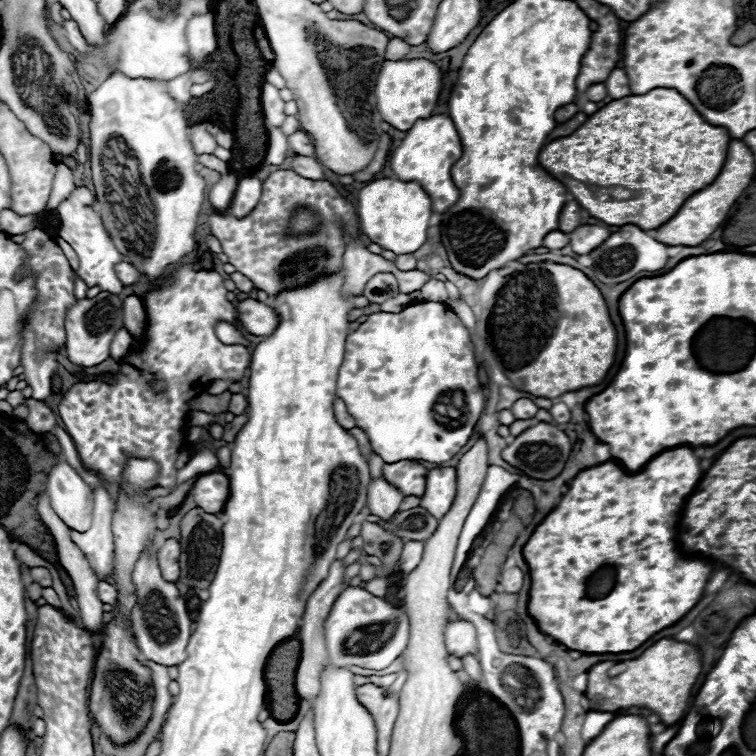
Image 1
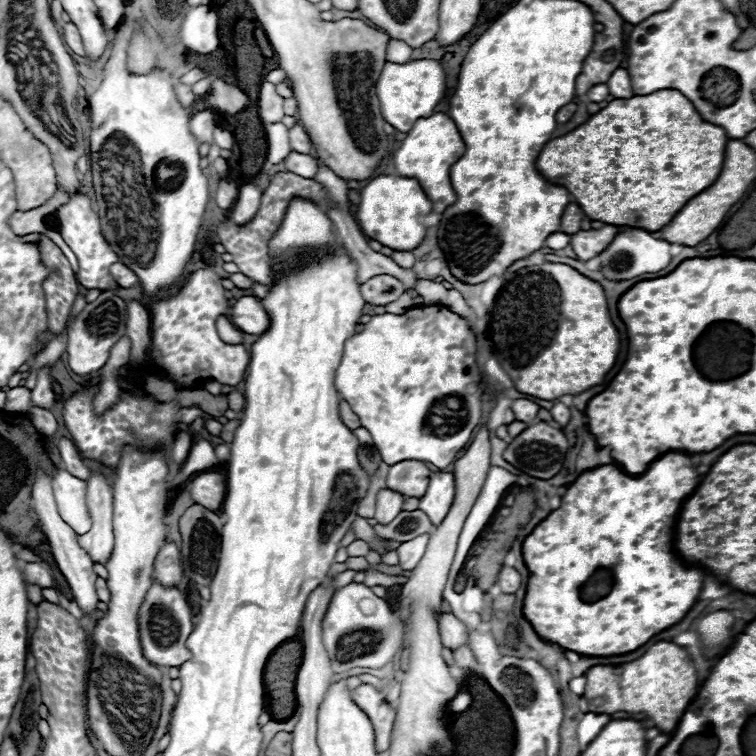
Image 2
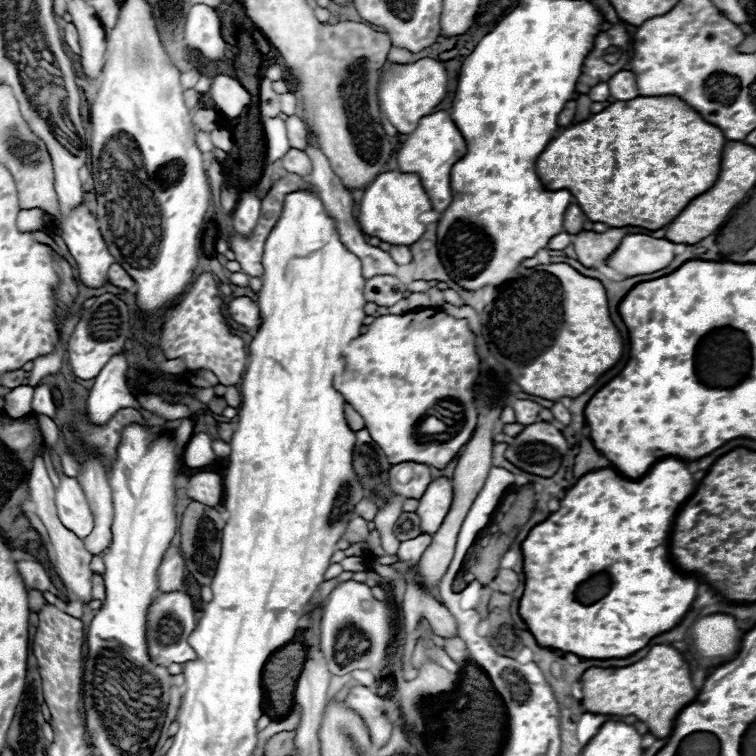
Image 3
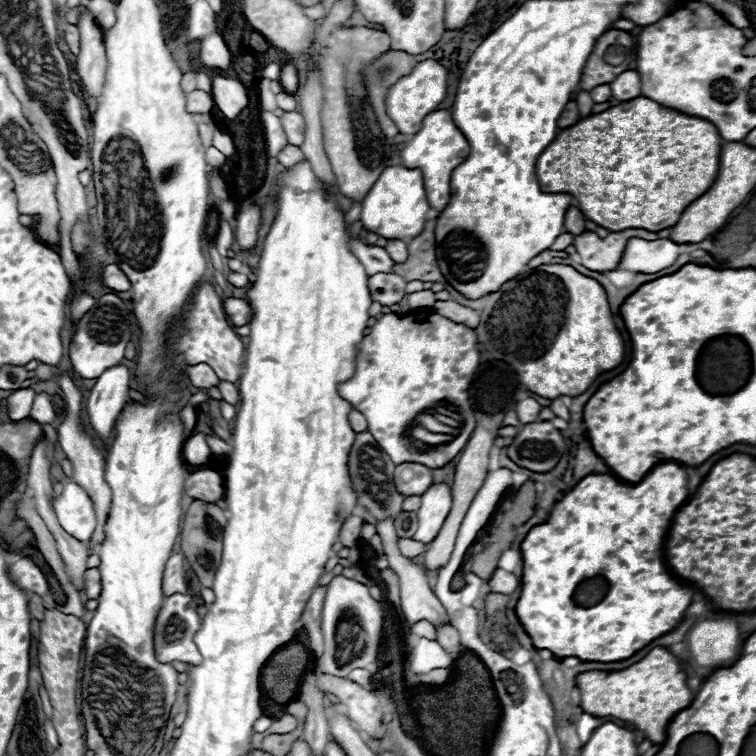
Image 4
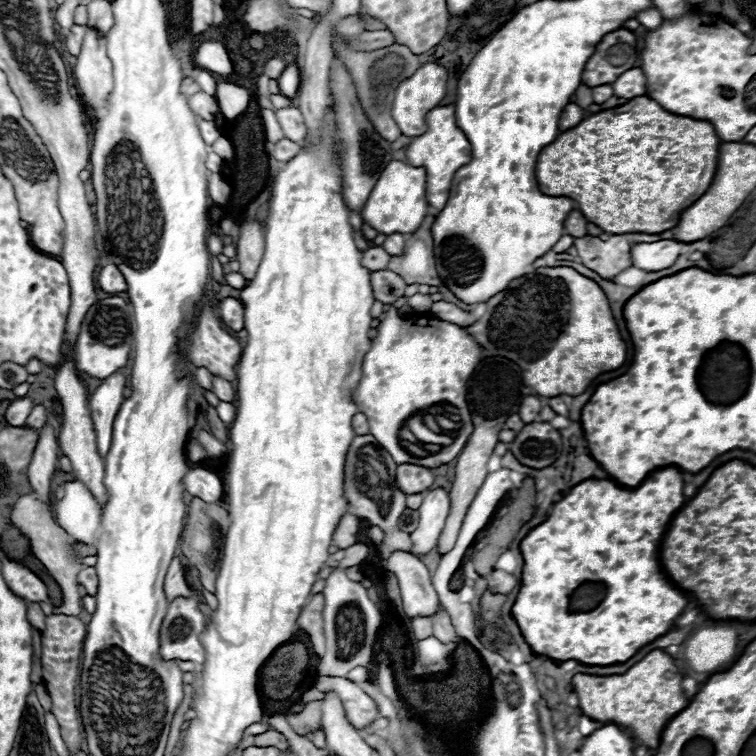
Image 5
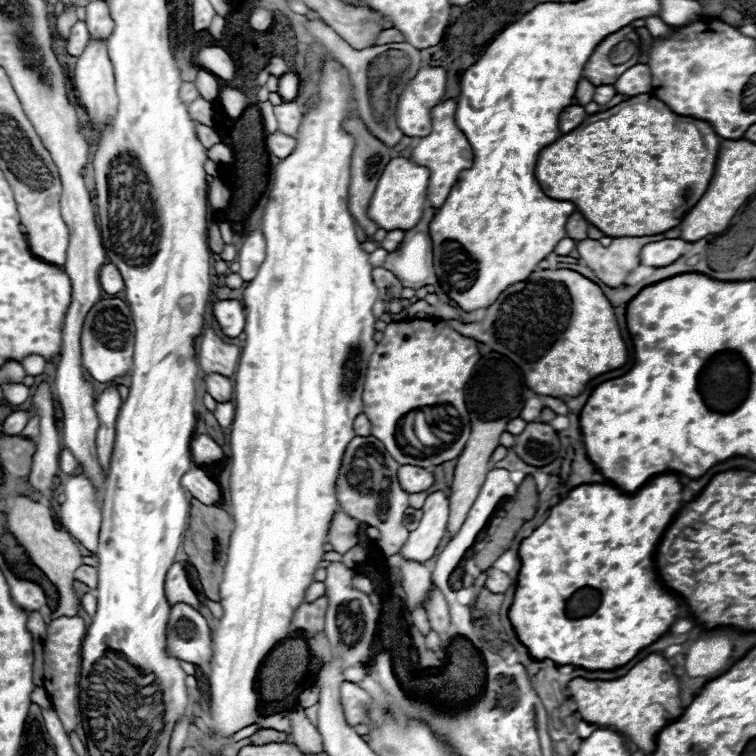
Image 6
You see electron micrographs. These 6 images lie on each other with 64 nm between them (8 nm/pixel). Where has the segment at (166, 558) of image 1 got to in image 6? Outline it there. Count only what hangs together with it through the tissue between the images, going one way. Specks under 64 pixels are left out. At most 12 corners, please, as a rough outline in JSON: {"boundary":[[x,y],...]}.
{"boundary":[[174,562],[166,574],[170,604],[200,608],[186,570]]}

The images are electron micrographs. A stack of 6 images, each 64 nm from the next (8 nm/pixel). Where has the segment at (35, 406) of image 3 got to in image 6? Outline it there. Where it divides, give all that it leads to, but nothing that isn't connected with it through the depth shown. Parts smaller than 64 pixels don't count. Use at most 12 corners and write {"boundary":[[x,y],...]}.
{"boundary":[[32,414],[22,434],[36,440],[40,418]]}

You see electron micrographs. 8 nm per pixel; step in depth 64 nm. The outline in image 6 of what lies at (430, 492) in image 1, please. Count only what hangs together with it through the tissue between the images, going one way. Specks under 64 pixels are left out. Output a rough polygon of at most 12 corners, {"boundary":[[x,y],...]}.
{"boundary":[[432,492],[400,554],[426,562],[446,534],[448,496]]}

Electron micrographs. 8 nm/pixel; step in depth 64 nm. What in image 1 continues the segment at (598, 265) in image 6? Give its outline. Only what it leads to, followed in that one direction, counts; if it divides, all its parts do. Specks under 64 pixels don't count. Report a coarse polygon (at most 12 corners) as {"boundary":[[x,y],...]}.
{"boundary":[[578,226],[570,238],[576,254],[588,254],[610,236],[602,226]]}

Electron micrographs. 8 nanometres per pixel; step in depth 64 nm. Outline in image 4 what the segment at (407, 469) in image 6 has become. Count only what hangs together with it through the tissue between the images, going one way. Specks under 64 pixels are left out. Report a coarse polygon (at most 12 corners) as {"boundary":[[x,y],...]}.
{"boundary":[[414,462],[394,468],[394,486],[420,496],[432,486],[432,470]]}

